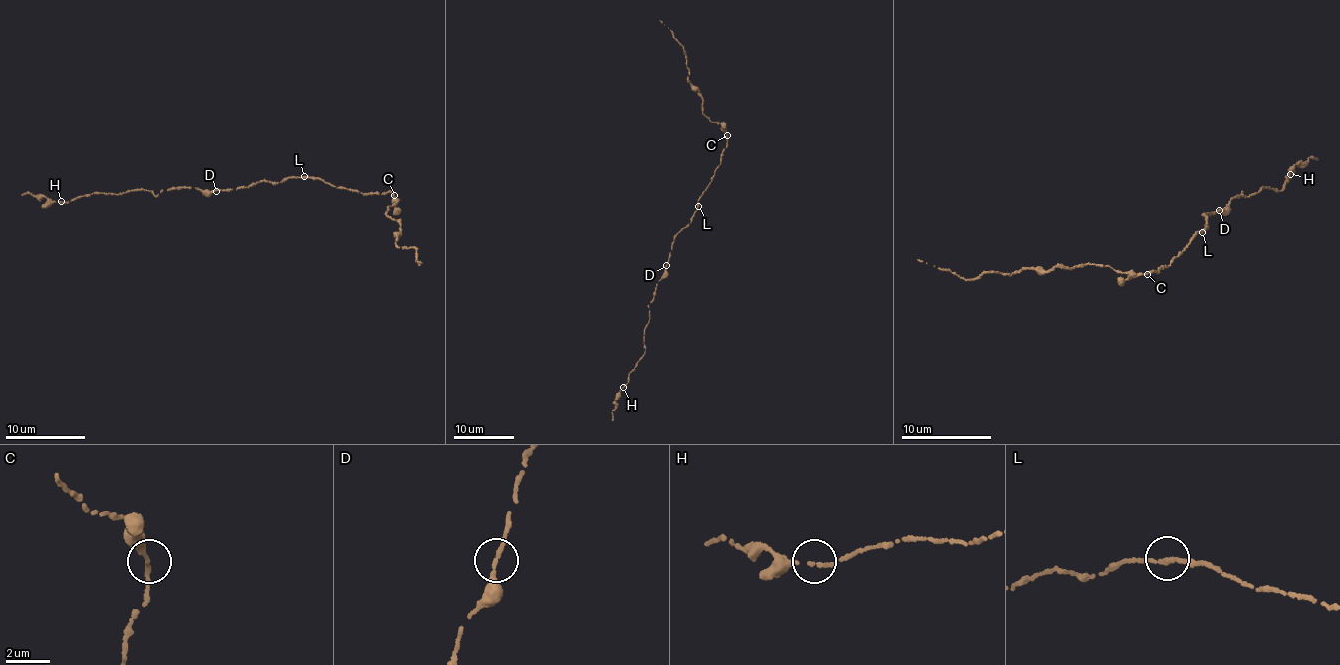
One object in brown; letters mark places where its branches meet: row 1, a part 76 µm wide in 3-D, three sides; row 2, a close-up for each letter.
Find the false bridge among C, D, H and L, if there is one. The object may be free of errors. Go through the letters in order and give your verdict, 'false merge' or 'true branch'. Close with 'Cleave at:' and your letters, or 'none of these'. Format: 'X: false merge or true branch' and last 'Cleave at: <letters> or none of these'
C: false merge
D: true branch
H: true branch
L: true branch
Cleave at: C

